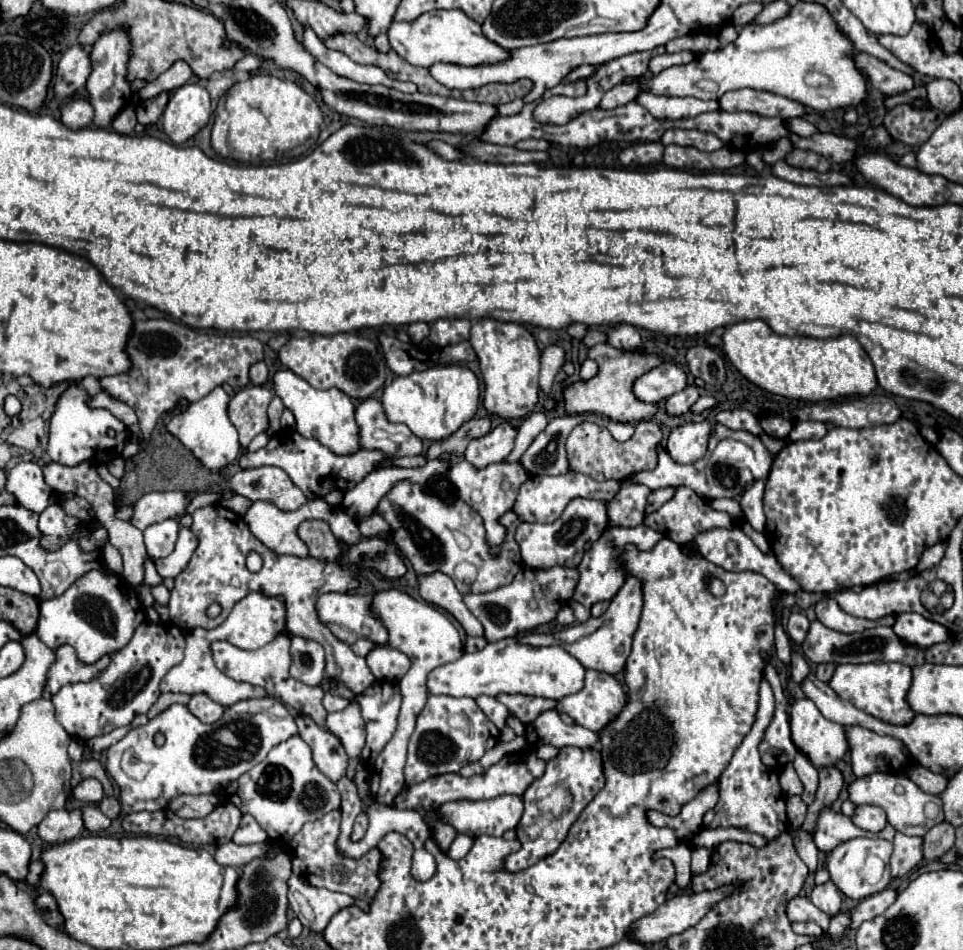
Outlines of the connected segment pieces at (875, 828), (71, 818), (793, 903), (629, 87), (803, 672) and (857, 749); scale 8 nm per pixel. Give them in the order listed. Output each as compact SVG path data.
M859 805L853 815L853 823L865 831L879 833L887 825L887 815L881 807L875 805Z
M73 809L73 811L49 811L47 817L37 825L37 833L45 843L65 843L71 841L75 837L79 837L83 831L83 819L81 819L81 811Z
M793 897L787 903L787 917L791 923L795 921L817 921L823 929L827 929L829 925L829 917L823 915L809 899L805 897Z
M637 81L635 83L619 83L603 95L599 107L601 109L615 109L619 105L625 105L625 103L633 101L639 93L643 93L643 87Z
M793 651L791 653L791 677L793 677L793 681L801 683L807 677L807 673L809 673L809 665L807 665L805 657Z
M847 725L845 733L851 751L853 773L857 779L871 773L903 775L911 765L905 743L895 737L877 735L855 725Z

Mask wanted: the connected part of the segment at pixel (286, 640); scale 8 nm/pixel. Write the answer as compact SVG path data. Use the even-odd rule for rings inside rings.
M281 633L271 643L263 645L261 649L255 649L255 651L243 651L227 641L215 641L211 645L211 651L213 651L213 659L215 659L217 667L225 675L229 675L235 681L245 681L245 683L263 687L267 691L267 695L279 697L285 705L293 707L301 715L311 717L321 729L325 729L325 719L327 719L327 711L323 707L325 691L321 687L307 687L307 685L291 679L291 675L289 675L289 663L291 663L289 645L291 645L289 633Z

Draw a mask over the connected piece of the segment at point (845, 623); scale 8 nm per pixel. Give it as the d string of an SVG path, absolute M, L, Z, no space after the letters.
M825 597L825 599L817 601L815 603L815 615L825 627L839 631L839 633L859 633L859 631L865 631L865 629L879 625L892 627L895 623L894 615L883 617L877 621L857 619L857 617L845 613L833 597Z

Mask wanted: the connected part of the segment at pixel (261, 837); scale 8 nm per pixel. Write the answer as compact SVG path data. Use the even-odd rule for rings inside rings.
M243 815L239 829L233 835L233 841L237 845L251 845L251 843L263 843L267 841L267 833L259 827L259 823L251 815Z

